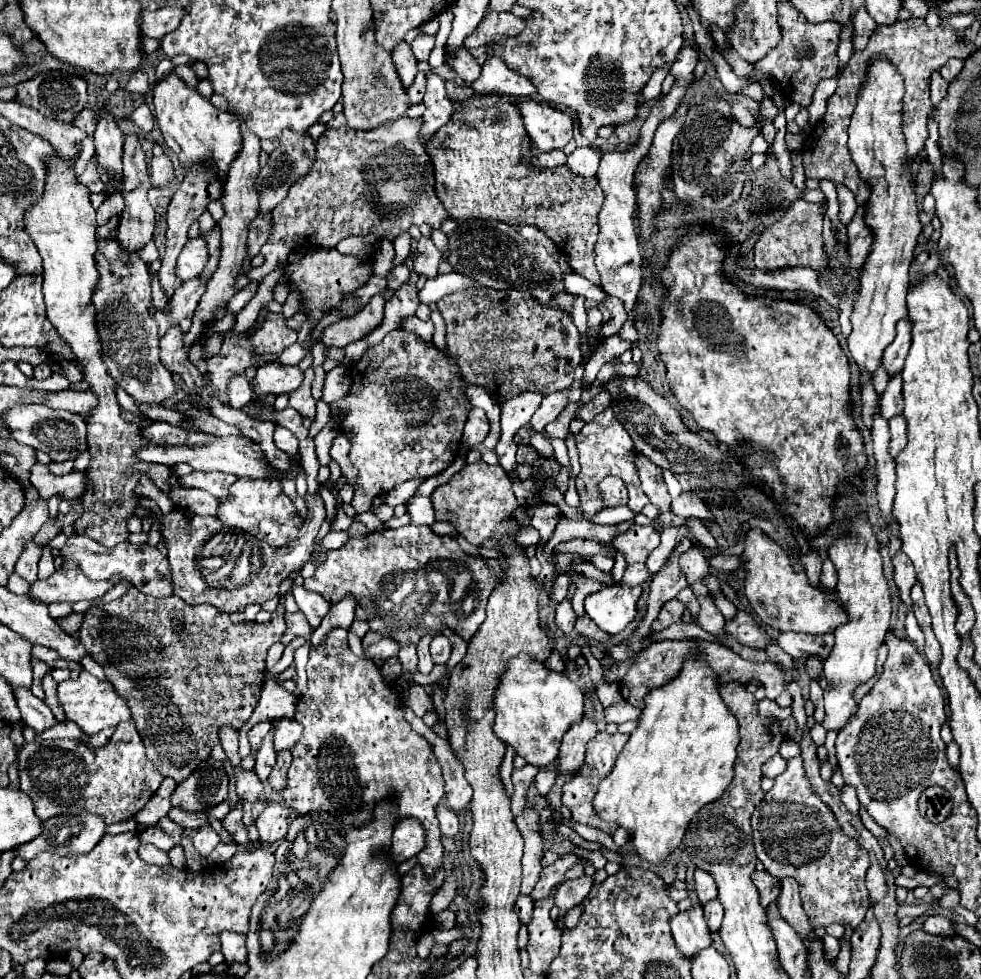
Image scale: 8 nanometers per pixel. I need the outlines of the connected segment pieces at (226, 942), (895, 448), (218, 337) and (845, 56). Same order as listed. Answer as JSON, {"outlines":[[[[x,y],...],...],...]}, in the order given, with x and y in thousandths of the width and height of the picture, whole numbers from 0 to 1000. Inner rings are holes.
{"outlines":[[[[227,951],[225,953],[225,973],[229,975],[229,984],[250,984],[252,982],[250,955]]],[[[920,424],[906,428],[908,438],[908,467],[914,467],[925,455],[925,430]]],[[[219,340],[211,346],[211,350],[207,352],[207,363],[209,365],[215,365],[215,363],[221,363],[223,356],[225,356],[225,348],[227,348],[227,340]]],[[[859,28],[857,32],[857,42],[855,42],[855,52],[853,52],[853,58],[855,58],[855,77],[859,73],[859,66],[865,62],[865,58],[870,56],[870,44],[867,44],[867,28]]]]}

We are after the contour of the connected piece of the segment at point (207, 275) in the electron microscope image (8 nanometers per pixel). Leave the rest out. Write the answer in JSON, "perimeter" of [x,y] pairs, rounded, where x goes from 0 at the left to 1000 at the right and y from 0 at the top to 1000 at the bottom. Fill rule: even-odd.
{"perimeter":[[[217,232],[217,236],[213,236],[213,238],[209,240],[209,246],[211,246],[211,250],[213,250],[213,267],[211,267],[209,275],[207,275],[207,279],[203,281],[203,283],[205,283],[207,287],[215,285],[215,281],[219,279],[219,275],[221,275],[221,269],[223,269],[223,252],[225,252],[225,238],[221,238],[221,232]]]}

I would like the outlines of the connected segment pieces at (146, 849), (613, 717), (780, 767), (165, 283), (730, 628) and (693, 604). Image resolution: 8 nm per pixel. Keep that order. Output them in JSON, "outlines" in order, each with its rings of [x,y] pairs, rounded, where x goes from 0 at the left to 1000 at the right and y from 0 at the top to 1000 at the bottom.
{"outlines":[[[[144,863],[142,865],[142,875],[150,882],[156,882],[156,884],[162,884],[162,886],[172,886],[174,884],[174,877],[168,869],[162,869],[160,865],[156,863]]],[[[631,716],[631,718],[617,724],[619,739],[637,739],[637,736],[649,734],[651,730],[653,730],[653,726],[647,724],[645,720],[641,720],[639,716]]],[[[790,771],[790,773],[786,773],[780,781],[778,781],[778,792],[780,794],[786,794],[786,796],[790,796],[796,788],[800,788],[800,775],[796,773],[796,771]]],[[[193,173],[182,195],[178,197],[178,201],[174,203],[172,211],[170,211],[170,256],[168,256],[168,263],[164,265],[164,275],[160,279],[162,287],[164,287],[164,295],[168,297],[170,303],[174,303],[185,291],[187,287],[180,283],[178,279],[178,271],[180,271],[180,263],[187,254],[187,250],[191,248],[191,234],[195,232],[197,226],[203,224],[203,220],[211,213],[211,209],[217,205],[217,203],[223,203],[223,199],[227,197],[227,189],[221,189],[221,181],[217,181],[217,177],[213,177],[213,173]]],[[[753,622],[747,632],[739,634],[739,645],[753,657],[770,661],[770,663],[778,663],[782,659],[782,655],[786,653],[784,647],[757,622]]],[[[696,602],[696,604],[692,604],[692,608],[690,608],[688,612],[694,614],[694,616],[698,616],[698,618],[704,622],[704,626],[710,628],[710,624],[713,624],[713,616],[710,616],[710,612],[708,612],[708,608],[706,608],[704,602]]]]}

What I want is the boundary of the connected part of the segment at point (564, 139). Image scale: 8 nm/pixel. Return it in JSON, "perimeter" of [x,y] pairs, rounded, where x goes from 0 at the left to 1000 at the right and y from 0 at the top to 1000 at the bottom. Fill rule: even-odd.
{"perimeter":[[[527,101],[525,107],[535,124],[535,134],[547,152],[574,152],[584,140],[586,124],[582,117],[543,101]]]}

